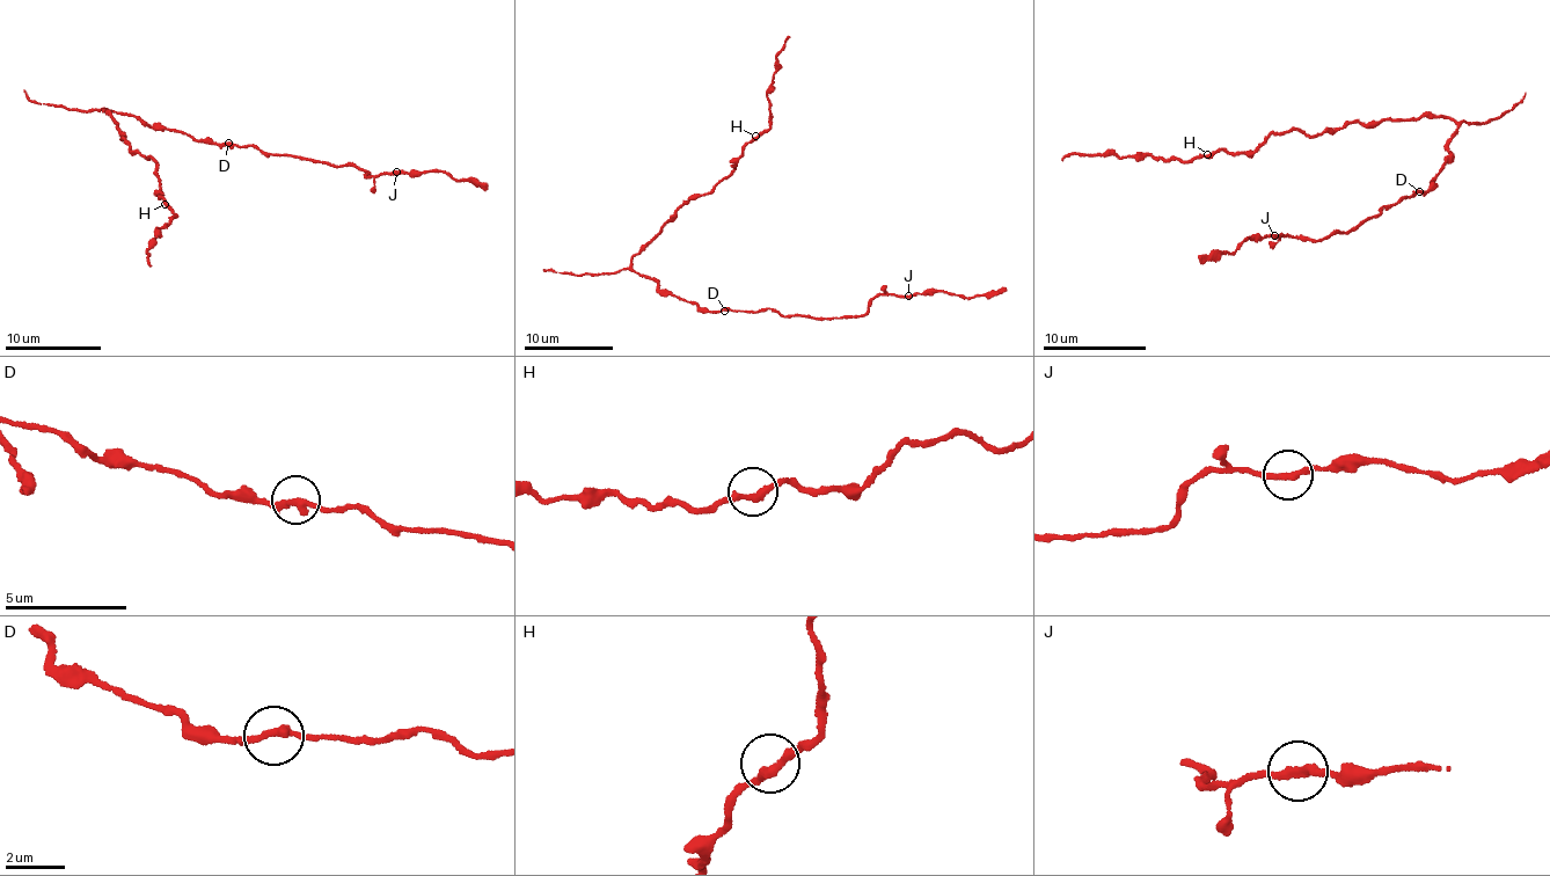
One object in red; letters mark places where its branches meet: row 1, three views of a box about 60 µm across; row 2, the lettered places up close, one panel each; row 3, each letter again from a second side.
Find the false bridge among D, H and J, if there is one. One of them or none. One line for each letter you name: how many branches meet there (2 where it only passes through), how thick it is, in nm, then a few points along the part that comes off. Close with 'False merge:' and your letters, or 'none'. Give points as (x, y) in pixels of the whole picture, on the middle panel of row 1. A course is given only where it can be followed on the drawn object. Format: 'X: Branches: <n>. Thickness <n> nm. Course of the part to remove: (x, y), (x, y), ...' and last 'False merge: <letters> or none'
J: Branches: 2. Thickness 260 nm. Course of the part to remove: (908, 297), (940, 291), (974, 298), (994, 297), (1007, 287)
False merge: J

